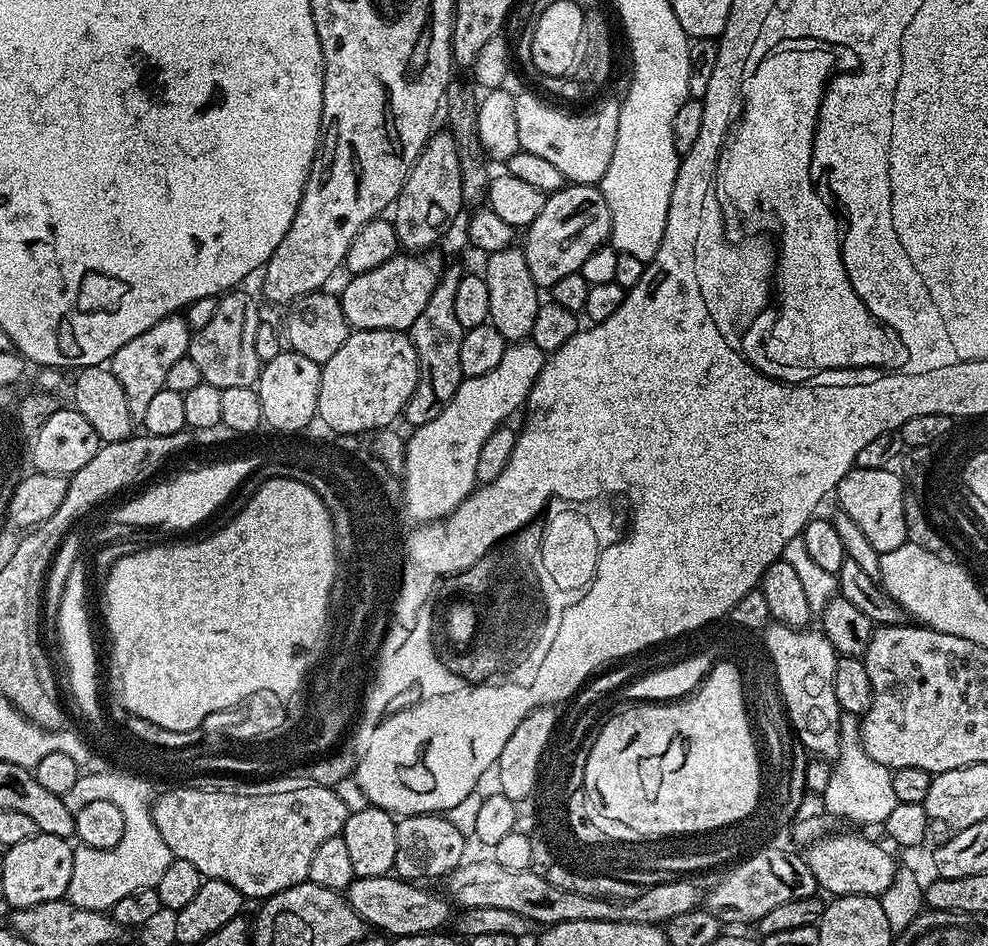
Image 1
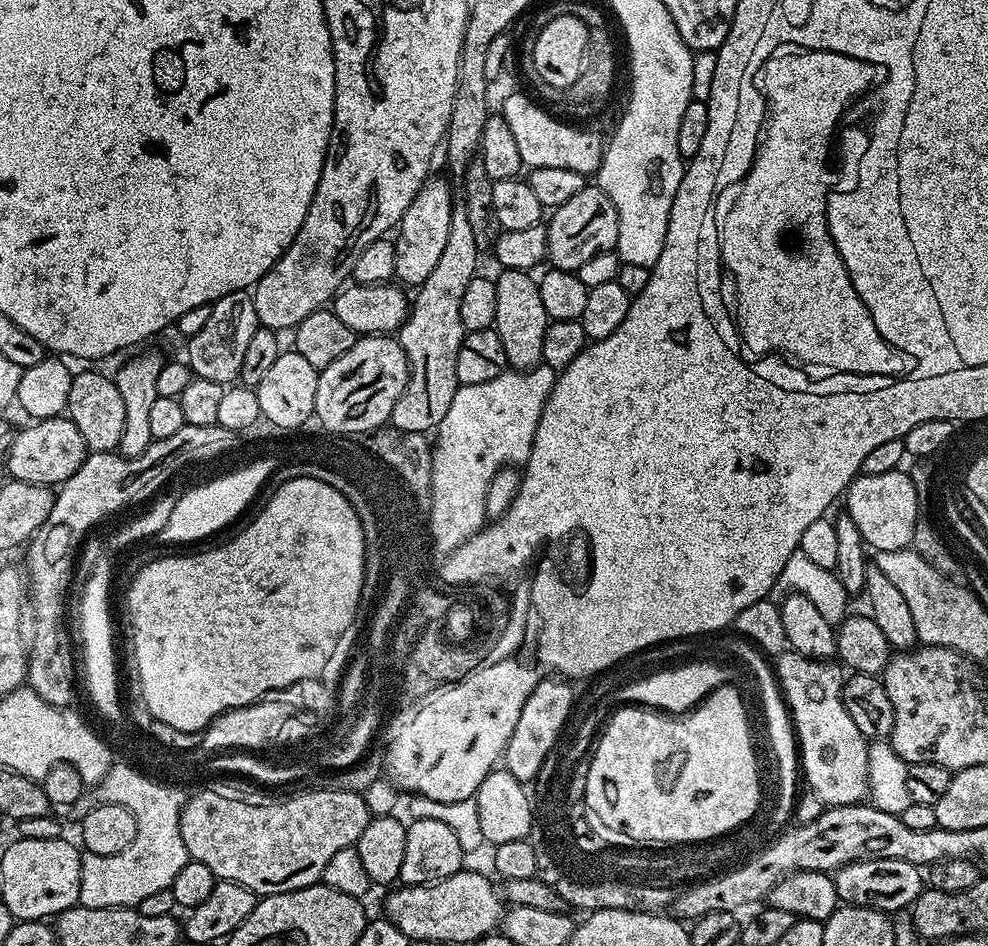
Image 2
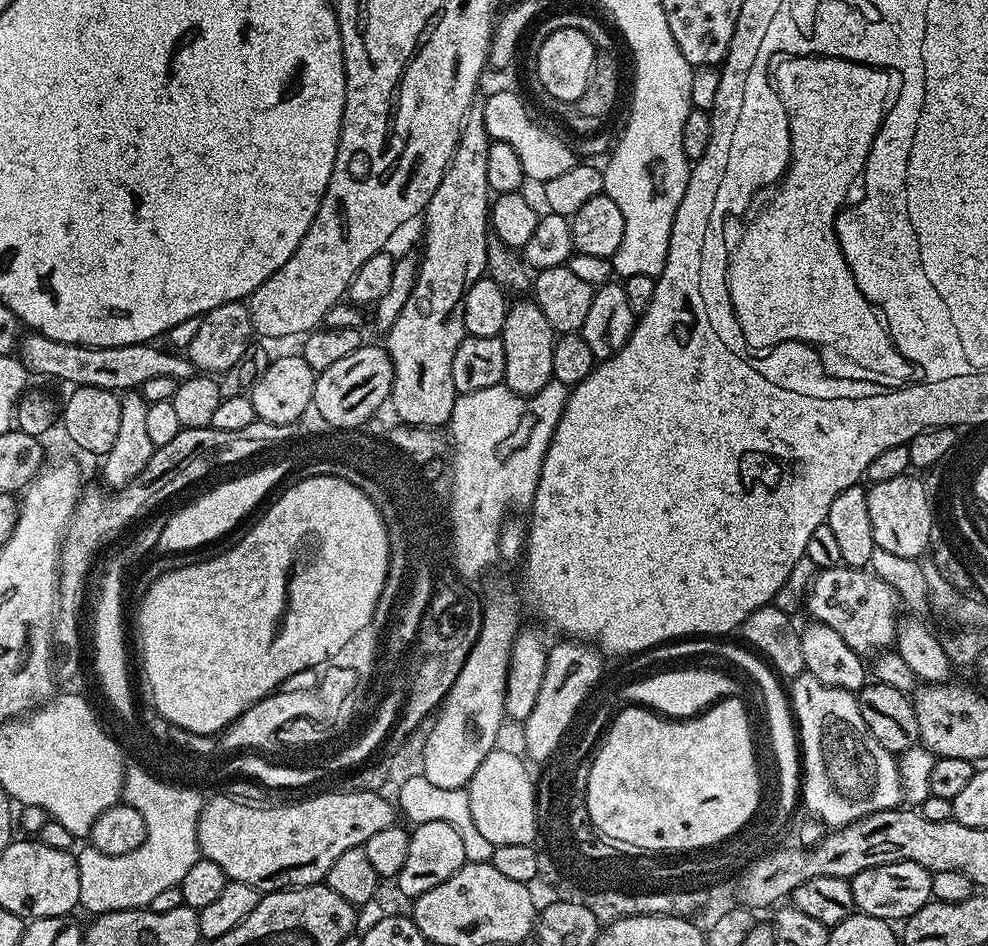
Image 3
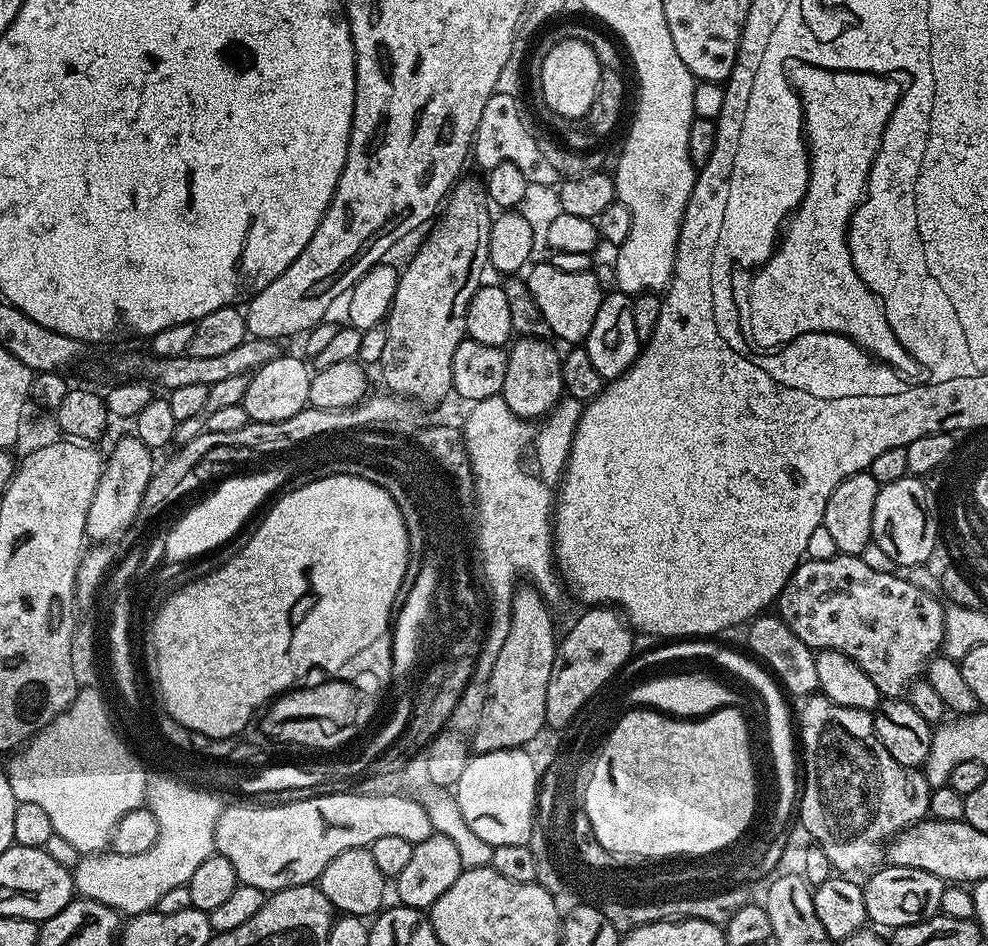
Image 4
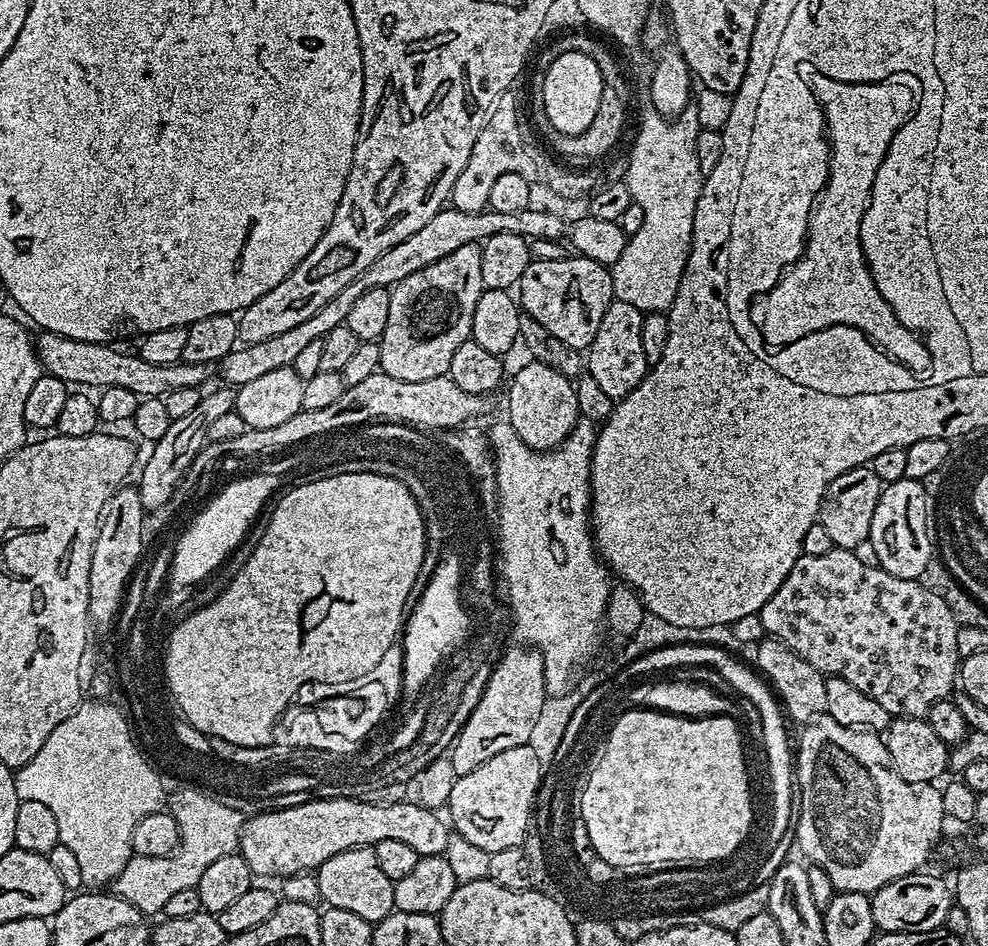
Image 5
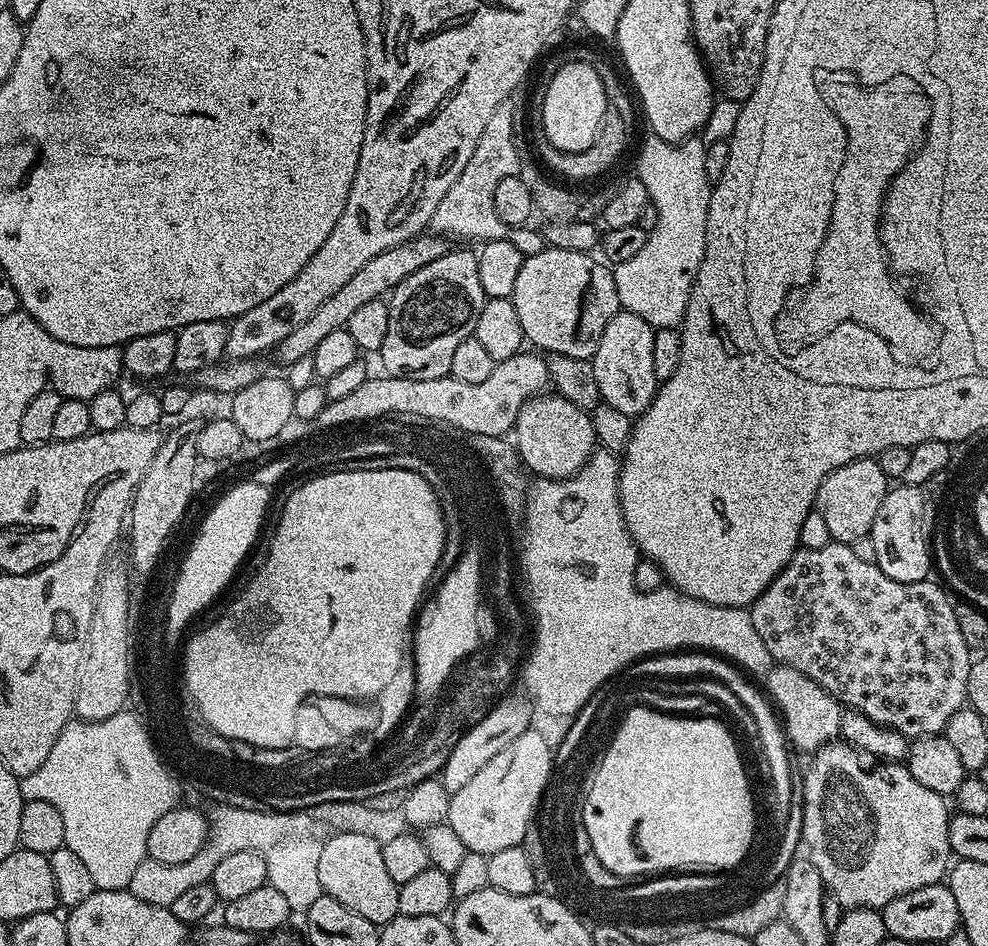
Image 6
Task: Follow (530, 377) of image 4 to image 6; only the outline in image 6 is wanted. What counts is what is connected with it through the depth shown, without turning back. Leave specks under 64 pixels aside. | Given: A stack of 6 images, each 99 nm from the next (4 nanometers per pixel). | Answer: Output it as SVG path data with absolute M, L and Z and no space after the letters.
M555 394L533 396L518 410L514 445L521 465L545 480L571 480L597 447L591 415Z

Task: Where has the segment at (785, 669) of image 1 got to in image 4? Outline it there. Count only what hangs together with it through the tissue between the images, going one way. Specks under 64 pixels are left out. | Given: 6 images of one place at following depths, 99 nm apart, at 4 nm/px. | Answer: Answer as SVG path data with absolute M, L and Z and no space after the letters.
M813 694L801 704L804 705L800 708L800 724L798 720L798 744L801 749L804 747L804 764L802 760L802 795L798 800L798 816L800 812L800 820L808 831L807 839L825 852L837 873L856 874L852 872L875 870L885 859L885 842L929 815L929 793L920 792L919 786L912 784L908 777L911 776L909 769L890 758L886 746L882 746L876 736L872 712L838 706L823 694Z

